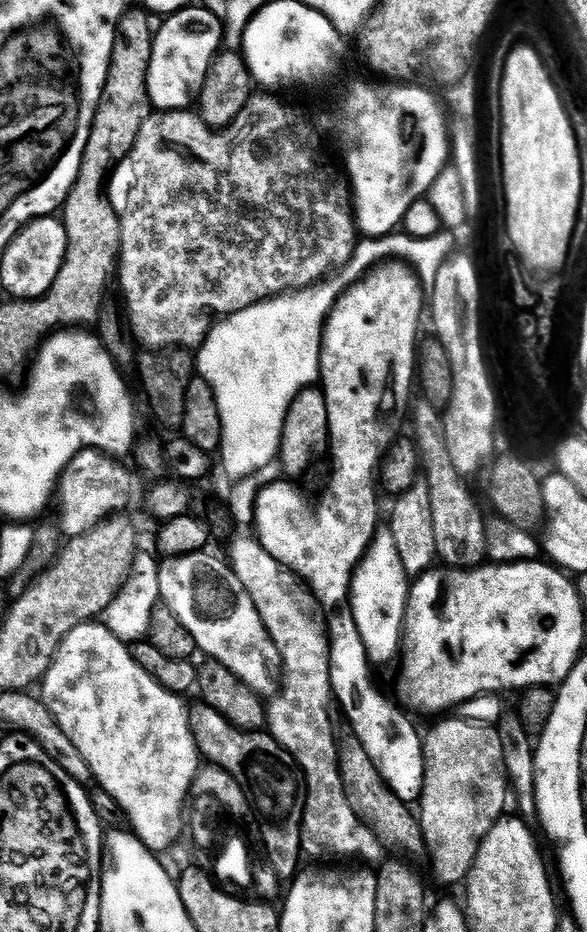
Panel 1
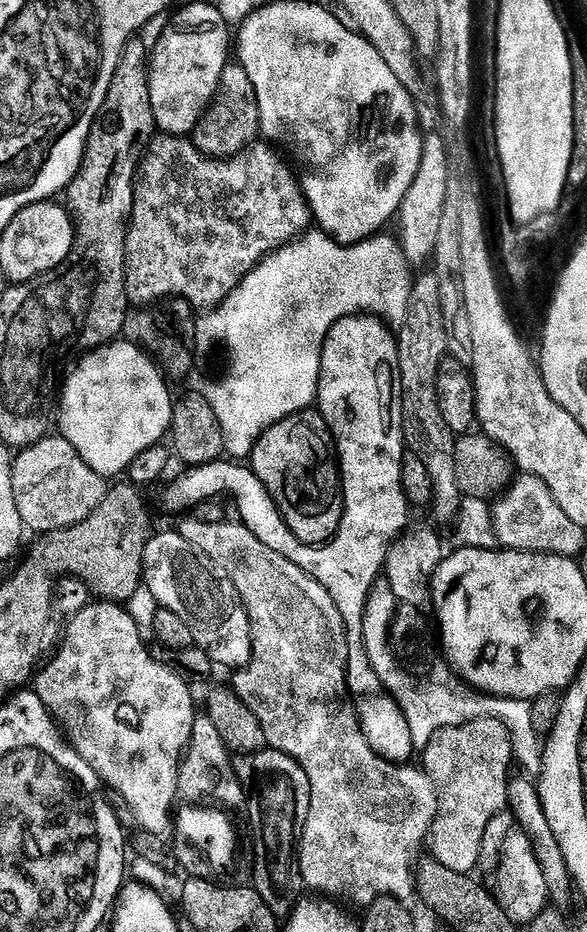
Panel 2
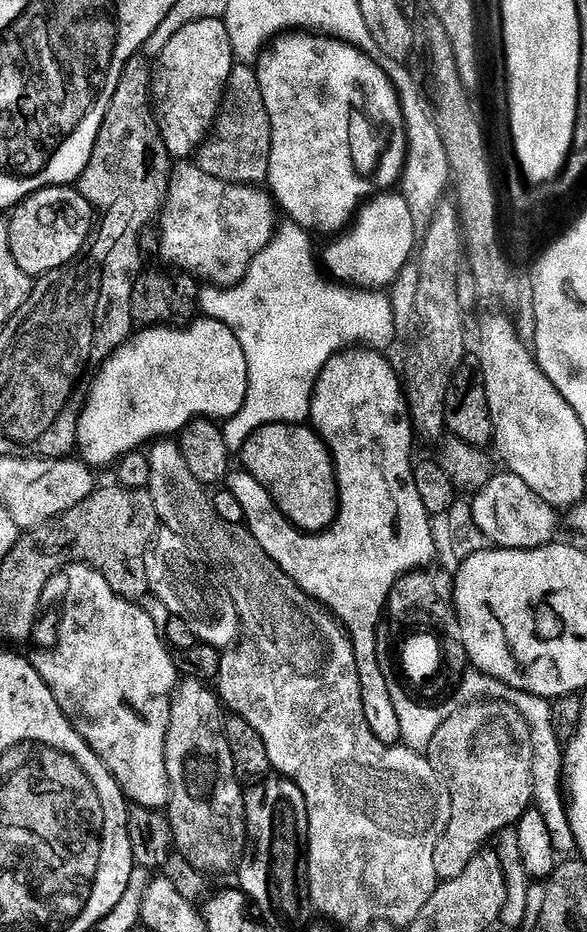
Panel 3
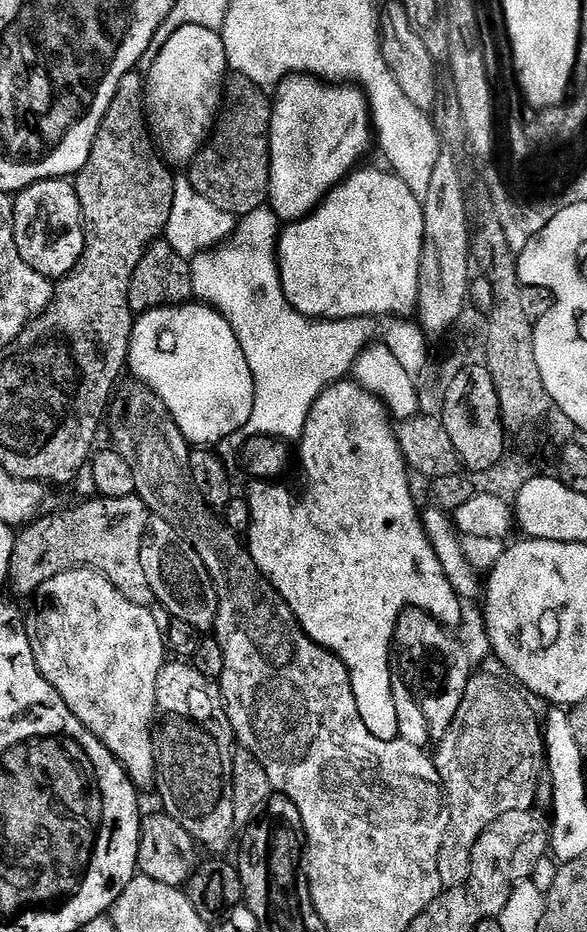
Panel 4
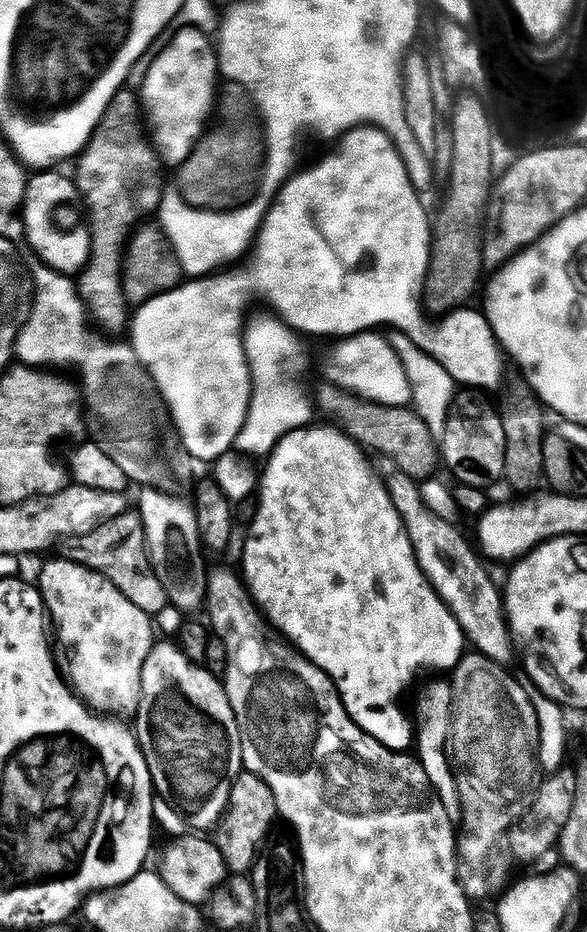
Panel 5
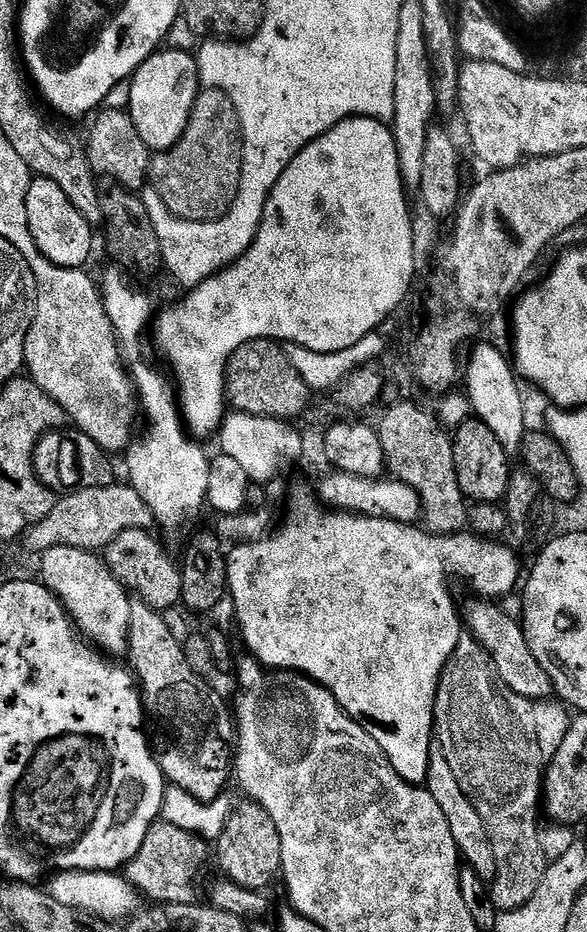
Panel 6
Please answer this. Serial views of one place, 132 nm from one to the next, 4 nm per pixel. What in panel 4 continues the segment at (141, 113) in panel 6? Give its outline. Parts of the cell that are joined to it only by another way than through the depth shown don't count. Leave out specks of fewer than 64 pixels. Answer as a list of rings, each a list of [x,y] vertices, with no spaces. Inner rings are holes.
[[[187,25],[174,33],[162,46],[156,60],[146,68],[146,87],[143,89],[142,104],[146,109],[147,124],[155,127],[156,137],[159,137],[160,145],[163,145],[163,151],[169,159],[168,164],[191,164],[192,159],[200,153],[211,137],[214,131],[212,111],[221,107],[224,81],[229,72],[223,35],[214,29],[204,29],[196,25]]]

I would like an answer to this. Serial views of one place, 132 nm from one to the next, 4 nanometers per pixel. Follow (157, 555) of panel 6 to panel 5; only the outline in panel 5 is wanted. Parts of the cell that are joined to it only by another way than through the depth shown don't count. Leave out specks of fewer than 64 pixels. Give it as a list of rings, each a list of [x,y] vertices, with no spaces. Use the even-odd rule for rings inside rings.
[[[129,510],[128,518],[112,521],[112,526],[104,525],[102,532],[98,531],[94,536],[90,534],[90,538],[82,539],[82,542],[74,538],[73,562],[103,576],[110,574],[108,580],[114,582],[114,586],[118,586],[118,590],[122,590],[122,594],[126,594],[126,598],[130,598],[130,602],[134,602],[134,606],[138,606],[138,610],[148,616],[159,617],[159,612],[169,607],[166,590],[162,582],[158,582],[158,574],[154,574],[150,566],[144,523],[139,511]]]

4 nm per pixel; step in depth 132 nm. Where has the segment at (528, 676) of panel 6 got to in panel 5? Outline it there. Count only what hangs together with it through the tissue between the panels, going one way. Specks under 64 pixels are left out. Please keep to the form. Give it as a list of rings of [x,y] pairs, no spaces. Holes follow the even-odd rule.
[[[393,471],[392,477],[387,477],[388,493],[392,499],[392,506],[402,518],[406,534],[414,546],[416,561],[424,571],[424,577],[432,583],[432,589],[440,595],[444,605],[452,611],[458,626],[464,632],[464,639],[469,645],[472,644],[477,653],[485,656],[487,660],[492,660],[496,664],[505,666],[511,665],[514,660],[514,645],[512,643],[512,631],[508,628],[508,618],[504,610],[504,598],[501,589],[496,589],[496,584],[492,581],[490,573],[484,569],[484,564],[480,561],[478,553],[472,549],[472,544],[455,528],[452,524],[447,524],[430,505],[424,501],[424,496],[420,493],[421,485],[417,481],[408,477],[405,472]]]

